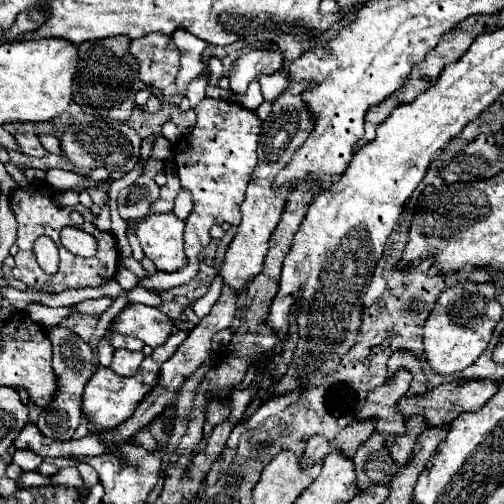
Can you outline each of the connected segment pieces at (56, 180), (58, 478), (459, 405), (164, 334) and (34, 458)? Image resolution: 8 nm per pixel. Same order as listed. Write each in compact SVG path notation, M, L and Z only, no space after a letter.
M49 169L47 171L47 183L59 191L65 191L65 189L71 189L75 187L77 183L81 183L85 177L83 175L77 175L77 173L69 173L69 171L63 171L63 169Z
M77 467L61 469L57 475L51 477L51 481L53 481L53 485L65 485L65 487L75 487L75 489L83 487L83 479L81 479Z
M473 379L473 381L451 381L451 383L443 383L423 395L411 395L407 393L405 397L399 399L397 407L405 417L411 415L425 415L429 425L449 425L455 417L459 417L463 411L477 411L479 407L483 407L495 393L497 393L497 379Z
M133 303L127 305L113 321L115 331L121 335L133 335L145 341L149 347L163 345L173 329L173 319L161 313L157 307Z
M17 451L13 455L13 463L17 463L23 471L37 471L39 465L41 465L43 457L31 453L31 451Z

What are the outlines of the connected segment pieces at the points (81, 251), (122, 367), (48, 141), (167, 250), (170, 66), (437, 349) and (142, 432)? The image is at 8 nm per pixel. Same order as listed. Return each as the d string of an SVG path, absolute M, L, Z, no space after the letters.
M65 227L61 231L61 243L73 255L79 255L79 257L91 257L91 255L95 255L95 241L87 233L79 231L77 227Z
M117 349L111 361L111 369L121 375L121 377L131 377L137 373L141 361L143 361L143 351L129 351L129 349Z
M41 135L39 139L41 139L43 147L45 147L49 153L55 153L55 155L63 157L63 149L61 149L61 143L59 143L57 137L53 137L53 135Z
M175 213L149 215L139 227L137 237L145 257L149 257L157 271L177 271L187 263L183 251L183 229L185 223Z
M147 35L131 41L129 51L139 63L139 79L145 87L163 91L173 85L179 71L179 51L173 39L167 39L167 35Z
M461 281L453 287L447 287L433 311L425 321L425 359L433 367L433 371L441 375L449 375L469 367L489 345L495 325L503 315L501 305L495 299L495 285L487 283L473 283Z
M147 427L139 429L133 437L129 437L129 441L139 443L139 447L143 447L143 449L147 449L147 451L155 451L155 449L159 447L159 443L155 441L155 437L149 433L149 429L147 429Z

